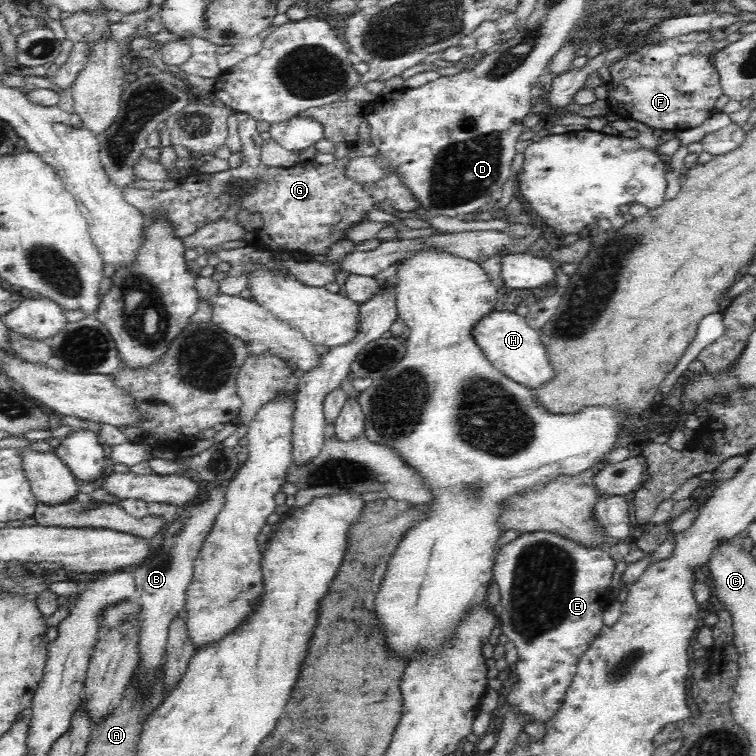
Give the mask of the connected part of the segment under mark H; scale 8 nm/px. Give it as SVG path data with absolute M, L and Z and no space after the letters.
M491 310L474 323L471 335L479 349L493 364L493 368L499 370L504 376L531 390L551 379L553 372L547 359L546 349L541 343L539 331L530 327L524 316L514 311Z

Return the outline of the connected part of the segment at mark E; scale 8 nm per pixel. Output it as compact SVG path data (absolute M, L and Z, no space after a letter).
M532 532L522 534L506 543L494 554L493 579L499 586L501 598L501 640L514 642L518 658L515 662L516 682L508 692L507 702L524 711L526 721L546 722L558 710L566 687L573 679L578 657L596 639L606 625L603 614L612 604L610 584L616 572L616 562L609 552L586 548L558 534Z

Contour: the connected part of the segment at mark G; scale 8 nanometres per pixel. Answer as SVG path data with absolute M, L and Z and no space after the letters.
M238 111L235 114L239 124L237 131L242 140L240 167L218 173L195 171L184 176L174 188L167 190L124 188L123 197L126 202L141 210L145 218L154 218L158 210L164 210L176 234L184 239L209 220L220 218L239 200L240 210L248 210L251 215L260 214L264 220L264 228L256 236L255 244L277 253L301 251L312 257L328 254L332 243L344 240L346 231L353 224L368 219L368 212L378 208L374 204L388 204L402 212L414 212L422 208L414 191L406 185L405 178L394 165L386 167L386 174L369 183L360 182L346 174L350 161L359 157L376 159L379 156L379 151L370 139L357 139L350 144L348 154L342 160L331 164L310 161L292 168L270 168L261 162L264 140L256 128L257 120L250 114Z

